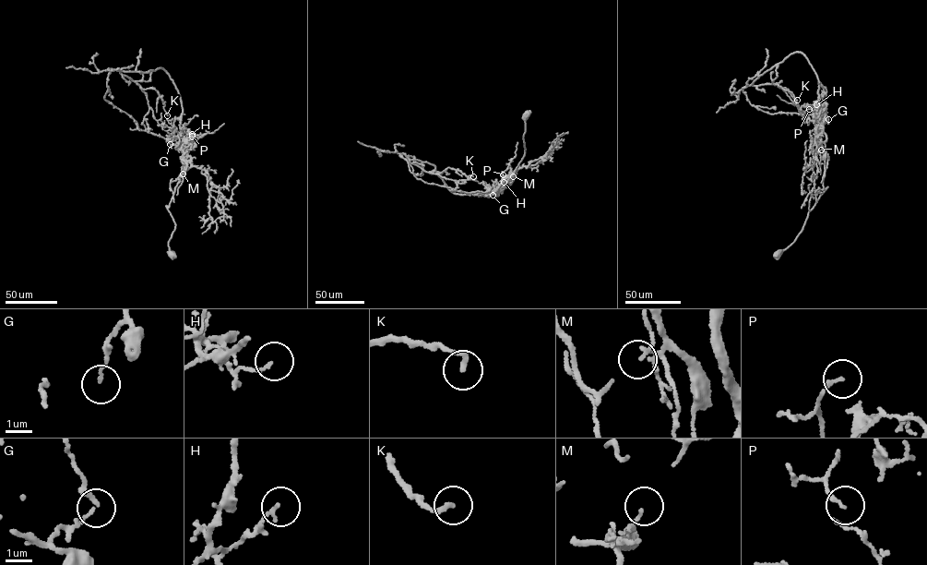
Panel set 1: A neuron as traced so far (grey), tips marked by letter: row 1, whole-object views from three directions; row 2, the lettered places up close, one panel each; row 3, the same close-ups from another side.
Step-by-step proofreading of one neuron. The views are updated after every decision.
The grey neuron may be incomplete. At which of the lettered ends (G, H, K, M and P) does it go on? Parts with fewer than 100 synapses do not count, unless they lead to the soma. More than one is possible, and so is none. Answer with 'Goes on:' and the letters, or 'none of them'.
Goes on: none of them

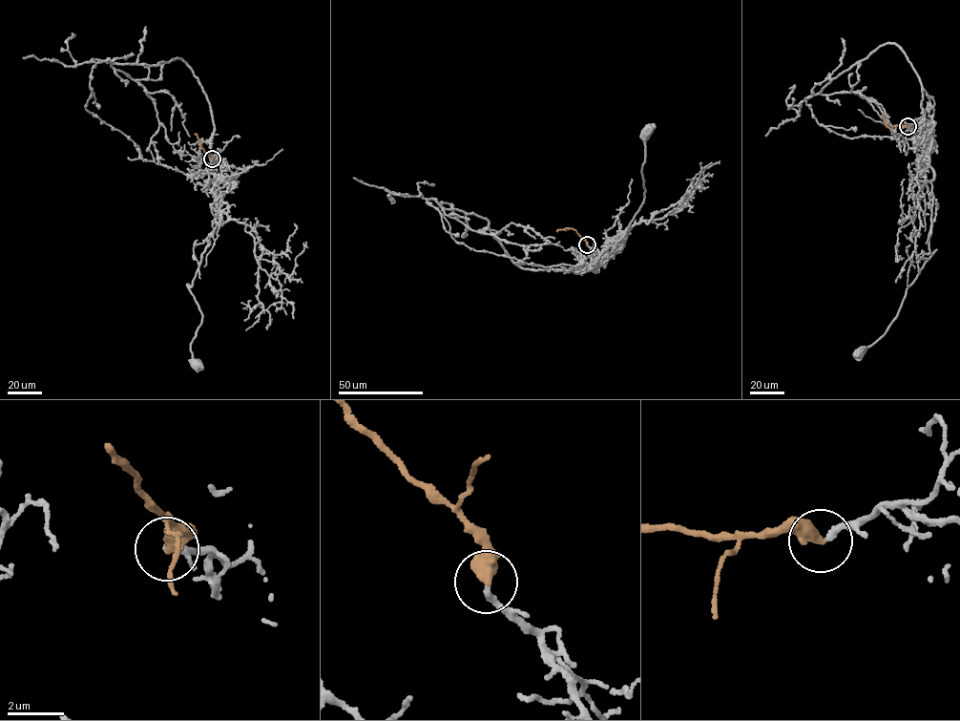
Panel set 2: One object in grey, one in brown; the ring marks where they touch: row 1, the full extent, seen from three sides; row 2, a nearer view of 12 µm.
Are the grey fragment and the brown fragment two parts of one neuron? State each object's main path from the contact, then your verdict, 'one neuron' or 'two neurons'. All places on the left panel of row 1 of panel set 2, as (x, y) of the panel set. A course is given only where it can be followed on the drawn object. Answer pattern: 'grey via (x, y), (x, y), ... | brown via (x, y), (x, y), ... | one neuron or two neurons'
grey via (211, 159), (221, 201), (215, 232), (188, 288), (203, 317), (190, 349), (198, 363) | brown via (212, 159), (195, 134) | one neuron

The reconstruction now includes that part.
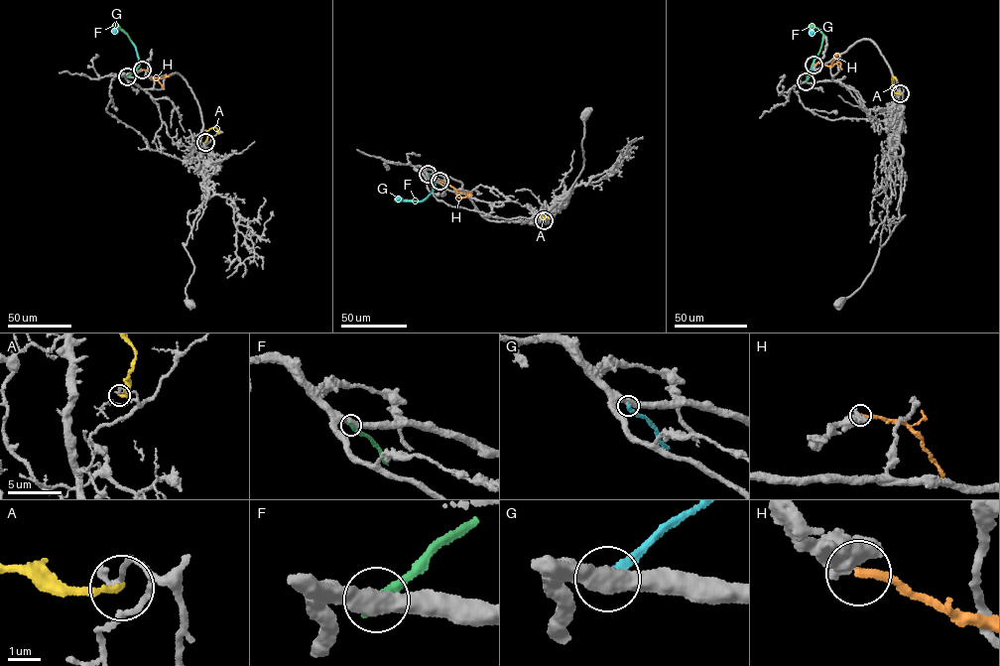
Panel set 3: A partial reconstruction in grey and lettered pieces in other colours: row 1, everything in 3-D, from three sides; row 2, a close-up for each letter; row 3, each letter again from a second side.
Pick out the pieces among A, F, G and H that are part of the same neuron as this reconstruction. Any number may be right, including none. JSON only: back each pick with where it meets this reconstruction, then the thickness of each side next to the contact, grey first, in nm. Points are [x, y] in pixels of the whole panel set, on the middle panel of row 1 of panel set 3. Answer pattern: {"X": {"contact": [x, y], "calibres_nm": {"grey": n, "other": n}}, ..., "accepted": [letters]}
{"accepted": []}

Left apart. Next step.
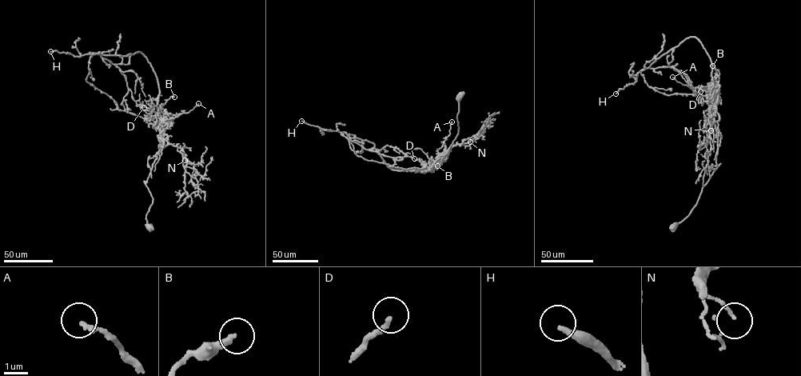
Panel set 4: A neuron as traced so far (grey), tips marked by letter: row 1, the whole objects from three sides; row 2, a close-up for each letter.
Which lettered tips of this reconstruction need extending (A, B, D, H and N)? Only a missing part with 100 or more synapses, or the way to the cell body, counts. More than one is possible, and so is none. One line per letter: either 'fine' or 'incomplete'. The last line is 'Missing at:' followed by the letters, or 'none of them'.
A: fine
B: fine
D: fine
H: incomplete
N: fine
Missing at: H

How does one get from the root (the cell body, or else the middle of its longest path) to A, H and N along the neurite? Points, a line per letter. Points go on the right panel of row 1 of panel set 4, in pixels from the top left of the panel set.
A: (672, 226), (689, 214), (718, 166), (719, 130), (719, 114), (713, 97), (701, 96), (672, 77)
H: (672, 226), (689, 214), (718, 166), (717, 89), (710, 57), (699, 41), (687, 38), (615, 94)
N: (672, 226), (689, 214), (698, 202), (702, 187), (718, 166), (719, 131), (715, 122), (707, 119), (711, 130)

